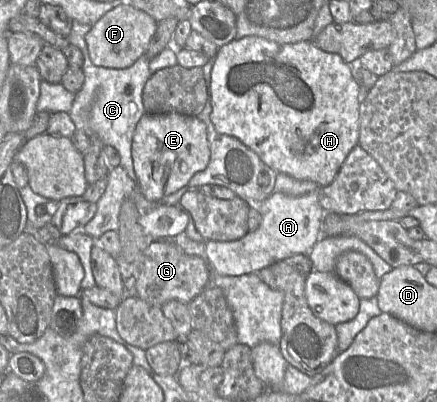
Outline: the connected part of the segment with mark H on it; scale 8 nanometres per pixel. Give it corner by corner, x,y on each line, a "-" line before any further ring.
245,36
240,39
234,39
220,47
214,59
210,86
212,104
210,119
216,131
240,140
244,145
253,150
266,165
278,173
288,174
298,180
313,181
320,187
330,185
349,153
359,142
361,87
352,75
352,66
347,64
338,54
321,50
312,40
294,44
279,44
259,36

